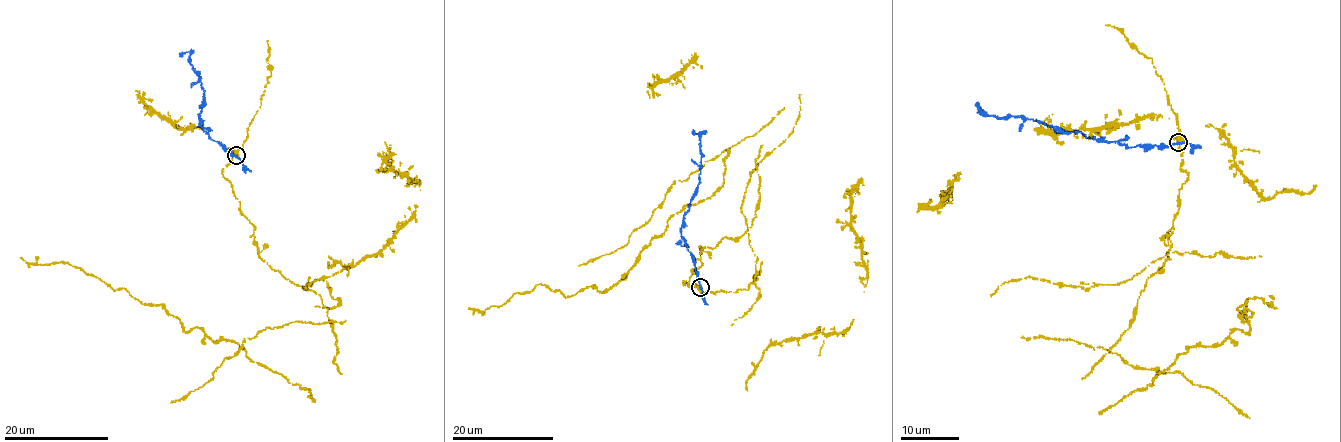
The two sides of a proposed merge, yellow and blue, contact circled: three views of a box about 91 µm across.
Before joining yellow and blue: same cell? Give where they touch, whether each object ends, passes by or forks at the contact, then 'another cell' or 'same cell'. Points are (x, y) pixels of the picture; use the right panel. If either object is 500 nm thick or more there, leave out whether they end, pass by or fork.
(1178, 142) | yellow forks | blue passes by | another cell

